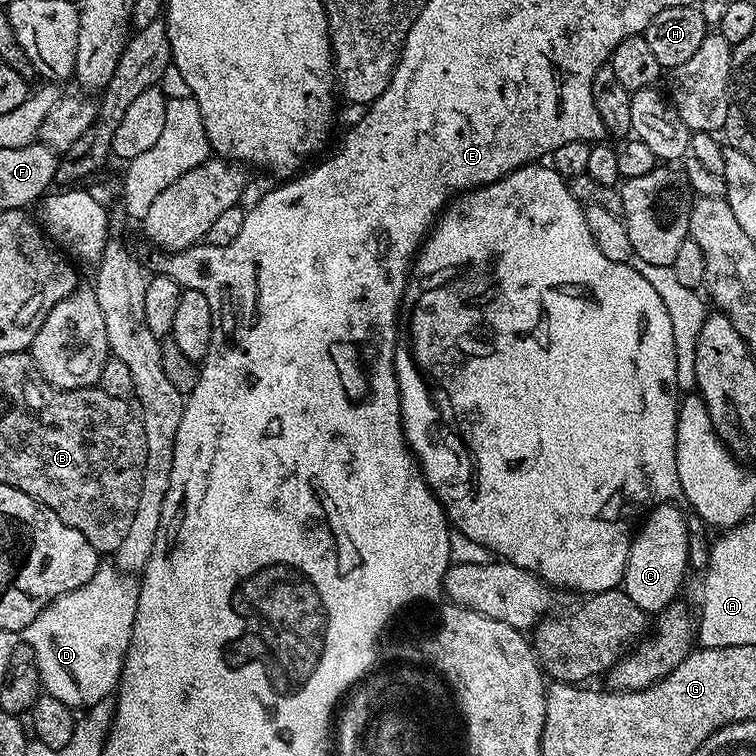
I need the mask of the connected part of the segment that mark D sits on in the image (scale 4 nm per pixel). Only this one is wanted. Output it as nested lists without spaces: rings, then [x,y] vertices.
[[[97,568],[90,582],[43,608],[36,623],[22,636],[36,655],[43,691],[73,710],[87,710],[115,693],[134,630],[137,589],[123,588],[106,568]]]

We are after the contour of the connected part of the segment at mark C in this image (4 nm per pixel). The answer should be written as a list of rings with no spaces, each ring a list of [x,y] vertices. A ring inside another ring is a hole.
[[[658,504],[643,517],[632,537],[630,558],[626,562],[622,581],[624,592],[634,606],[649,614],[659,614],[675,601],[672,599],[679,594],[688,572],[688,524],[674,504]]]

